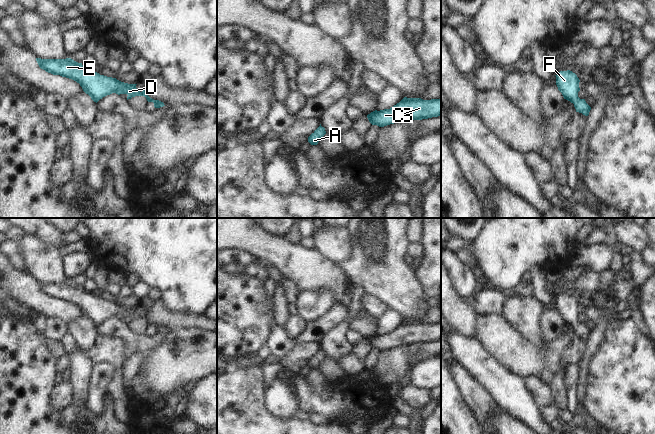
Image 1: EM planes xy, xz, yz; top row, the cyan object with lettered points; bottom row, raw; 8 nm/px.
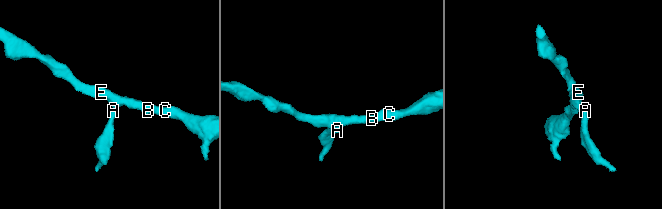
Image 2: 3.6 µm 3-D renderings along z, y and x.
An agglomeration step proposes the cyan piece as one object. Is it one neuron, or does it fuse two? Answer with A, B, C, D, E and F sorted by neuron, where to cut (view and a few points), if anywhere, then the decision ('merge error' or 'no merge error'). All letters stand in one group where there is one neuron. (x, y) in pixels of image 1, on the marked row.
A B C D E F; no cut; no merge error

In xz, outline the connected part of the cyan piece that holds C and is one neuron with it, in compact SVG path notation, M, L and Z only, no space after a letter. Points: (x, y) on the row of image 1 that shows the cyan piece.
M404 97L390 109L373 111L367 115L372 125L384 127L402 121L422 120L441 115L441 99L423 100Z

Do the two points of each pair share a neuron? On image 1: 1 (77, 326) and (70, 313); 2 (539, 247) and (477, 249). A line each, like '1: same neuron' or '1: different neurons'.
1: different neurons
2: same neuron

